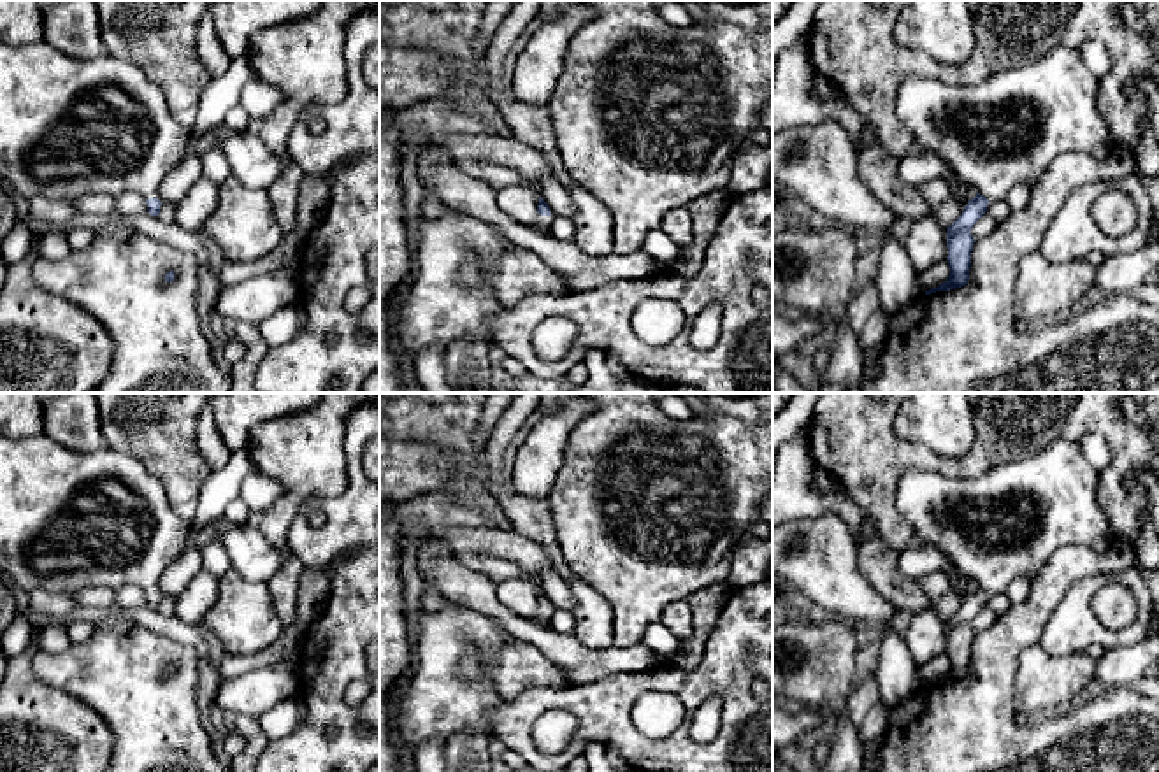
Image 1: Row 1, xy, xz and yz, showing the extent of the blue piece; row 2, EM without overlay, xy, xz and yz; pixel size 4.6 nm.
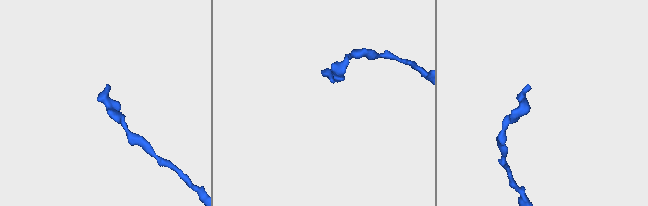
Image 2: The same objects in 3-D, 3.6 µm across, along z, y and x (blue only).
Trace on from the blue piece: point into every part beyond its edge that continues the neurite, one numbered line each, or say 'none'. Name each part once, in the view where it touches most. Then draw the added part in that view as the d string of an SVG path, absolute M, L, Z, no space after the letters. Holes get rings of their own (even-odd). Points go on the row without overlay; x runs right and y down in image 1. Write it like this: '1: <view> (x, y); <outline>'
1: xz (543, 616); M537 607L537 614L536 614L534 623L544 626L544 625L548 625L551 621L553 621L553 611Z

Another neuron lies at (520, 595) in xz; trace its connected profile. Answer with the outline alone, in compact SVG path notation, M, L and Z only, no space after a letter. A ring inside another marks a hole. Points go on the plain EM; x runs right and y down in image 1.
M534 575L497 584L497 598L516 616L534 621L537 614L539 584Z

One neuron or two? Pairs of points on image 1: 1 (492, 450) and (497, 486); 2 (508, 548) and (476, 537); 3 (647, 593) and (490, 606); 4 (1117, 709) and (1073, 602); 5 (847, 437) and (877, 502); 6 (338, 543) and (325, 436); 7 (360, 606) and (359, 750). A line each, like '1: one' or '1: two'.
1: one
2: one
3: two
4: two
5: one
6: two
7: one

